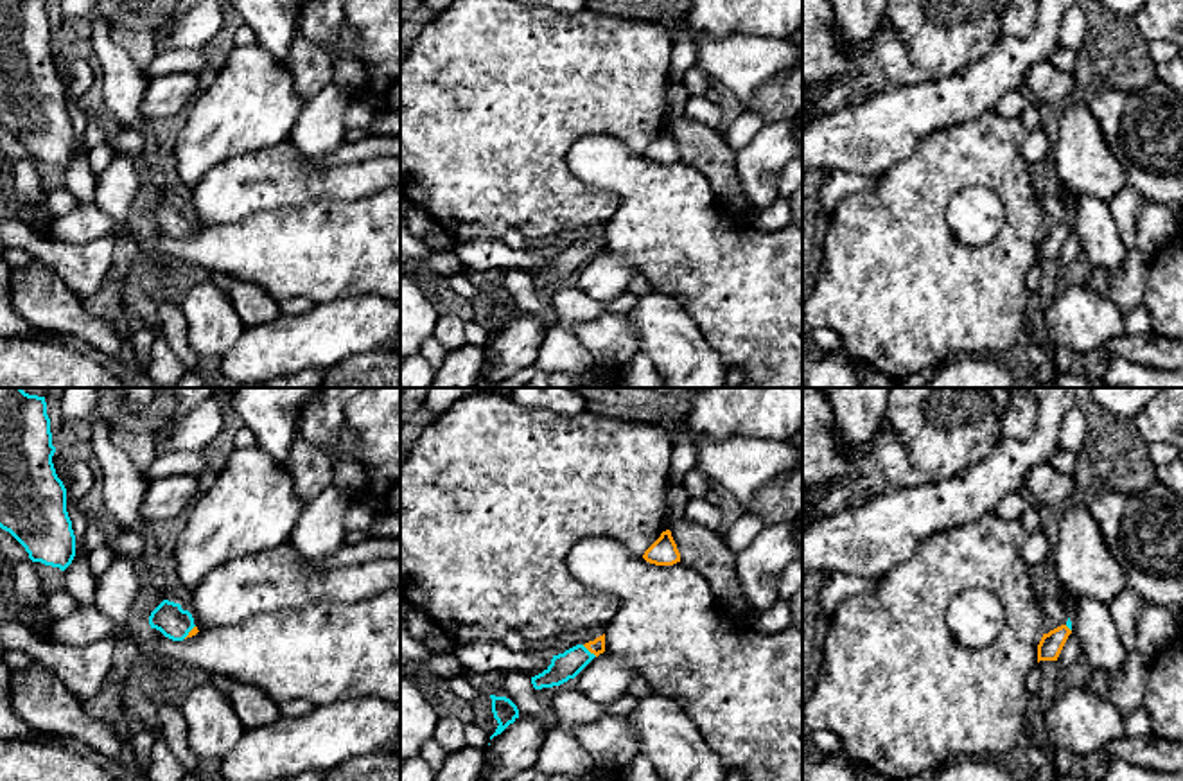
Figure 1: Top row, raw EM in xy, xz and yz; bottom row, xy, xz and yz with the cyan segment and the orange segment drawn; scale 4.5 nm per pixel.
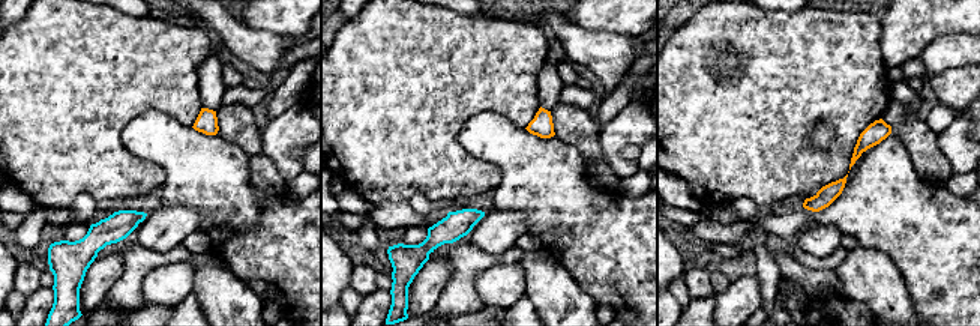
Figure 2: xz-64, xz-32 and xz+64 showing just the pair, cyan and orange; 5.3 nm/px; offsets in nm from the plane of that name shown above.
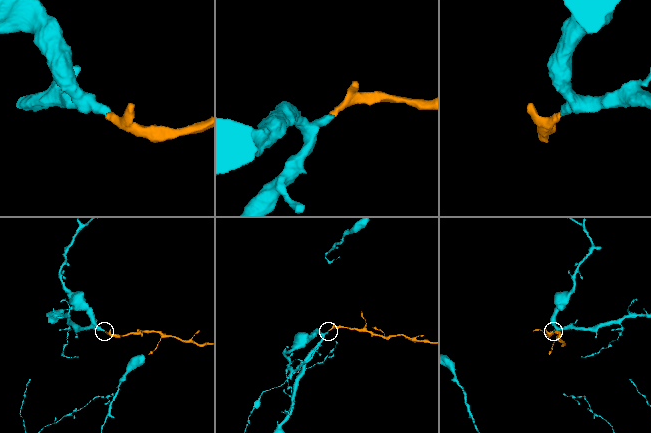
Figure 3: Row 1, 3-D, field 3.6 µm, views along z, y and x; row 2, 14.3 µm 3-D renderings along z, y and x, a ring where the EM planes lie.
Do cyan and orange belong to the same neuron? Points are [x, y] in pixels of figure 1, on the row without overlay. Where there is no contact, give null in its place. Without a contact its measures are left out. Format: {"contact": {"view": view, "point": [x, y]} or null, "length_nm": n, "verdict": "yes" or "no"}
{"contact": {"view": "xz", "point": [587, 248]}, "length_nm": 90, "verdict": "yes"}

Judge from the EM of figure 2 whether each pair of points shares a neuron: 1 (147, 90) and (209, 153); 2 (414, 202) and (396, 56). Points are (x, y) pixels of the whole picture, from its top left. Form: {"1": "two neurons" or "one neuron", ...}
{"1": "two neurons", "2": "two neurons"}

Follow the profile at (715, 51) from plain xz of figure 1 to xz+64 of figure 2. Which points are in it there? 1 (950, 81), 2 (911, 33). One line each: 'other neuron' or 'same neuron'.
1: other neuron
2: other neuron

